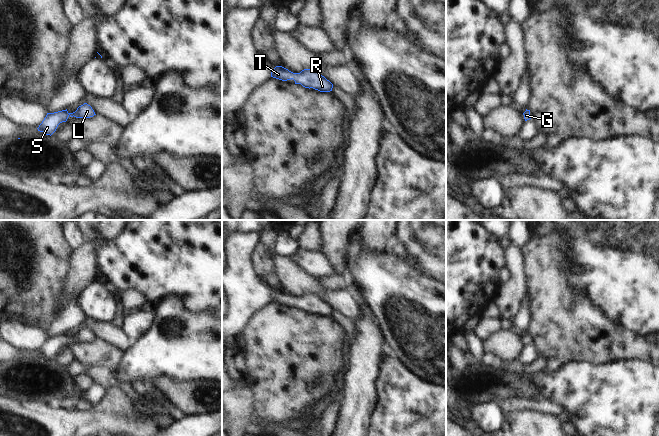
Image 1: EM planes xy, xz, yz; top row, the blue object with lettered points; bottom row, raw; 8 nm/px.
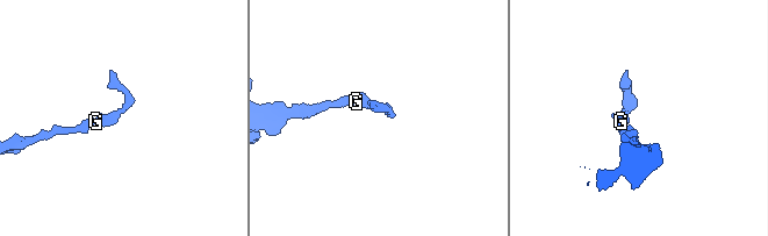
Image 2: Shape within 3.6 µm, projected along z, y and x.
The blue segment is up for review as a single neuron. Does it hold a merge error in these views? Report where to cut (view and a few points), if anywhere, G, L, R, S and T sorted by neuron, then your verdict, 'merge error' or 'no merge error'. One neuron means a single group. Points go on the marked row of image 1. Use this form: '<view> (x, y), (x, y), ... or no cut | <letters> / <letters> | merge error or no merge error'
no cut | G L R S T | no merge error

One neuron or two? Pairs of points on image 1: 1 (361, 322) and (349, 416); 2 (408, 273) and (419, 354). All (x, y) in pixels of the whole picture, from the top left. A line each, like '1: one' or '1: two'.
1: one
2: one

